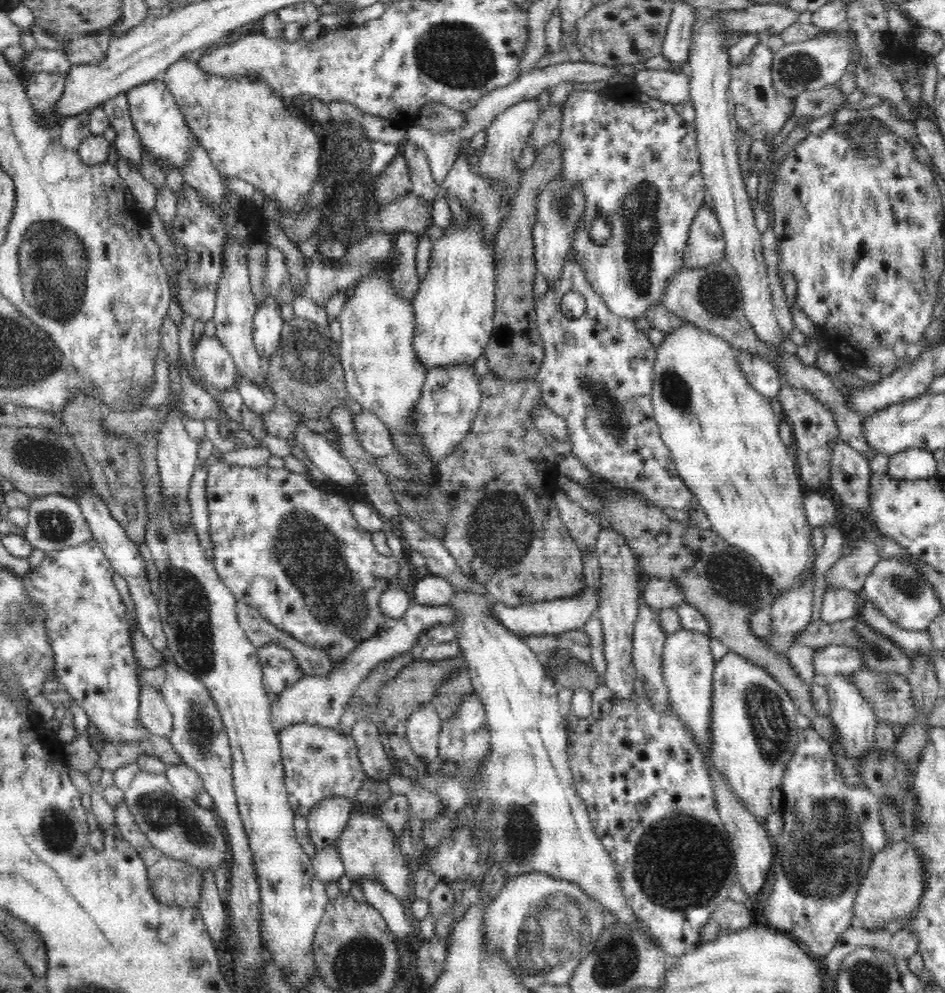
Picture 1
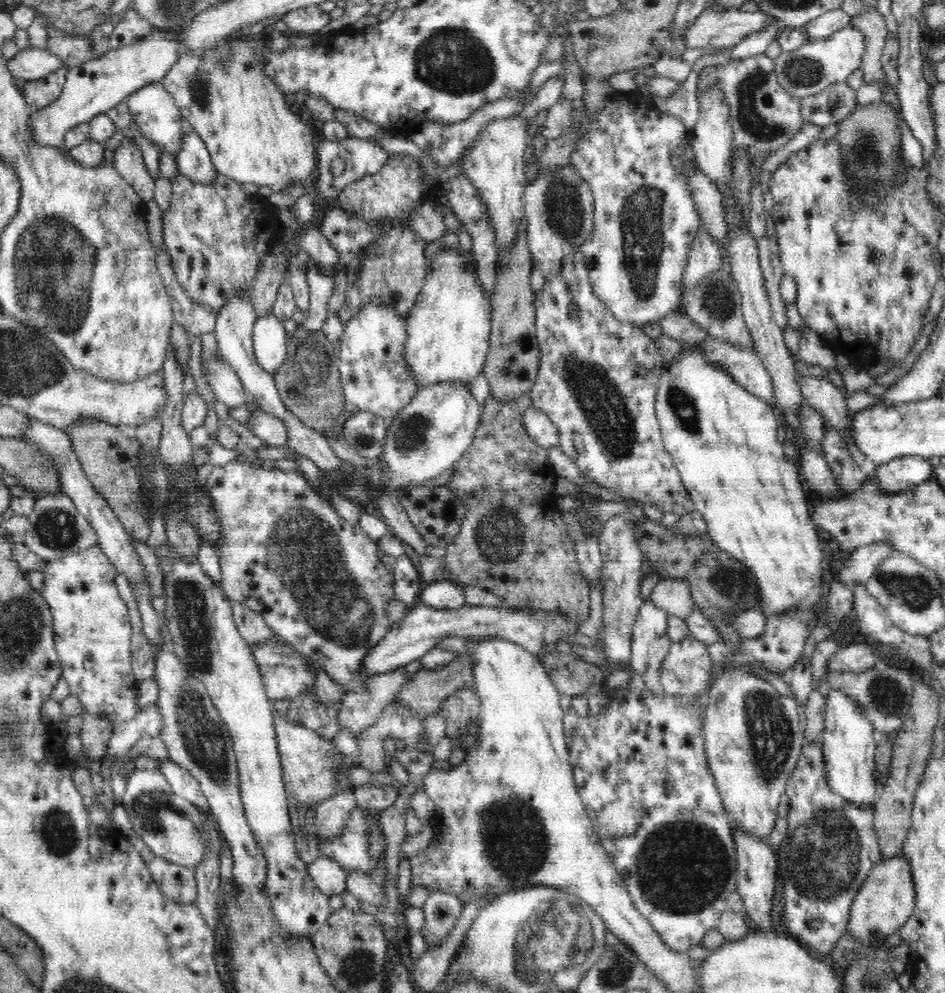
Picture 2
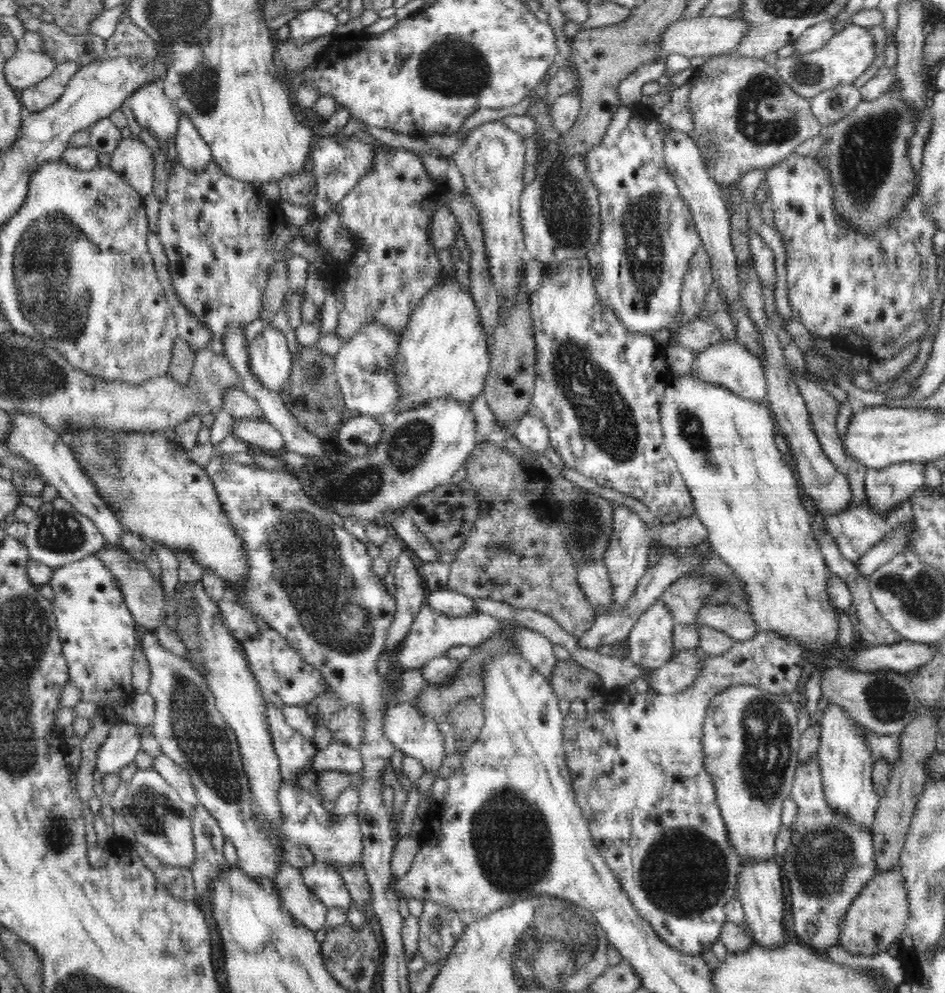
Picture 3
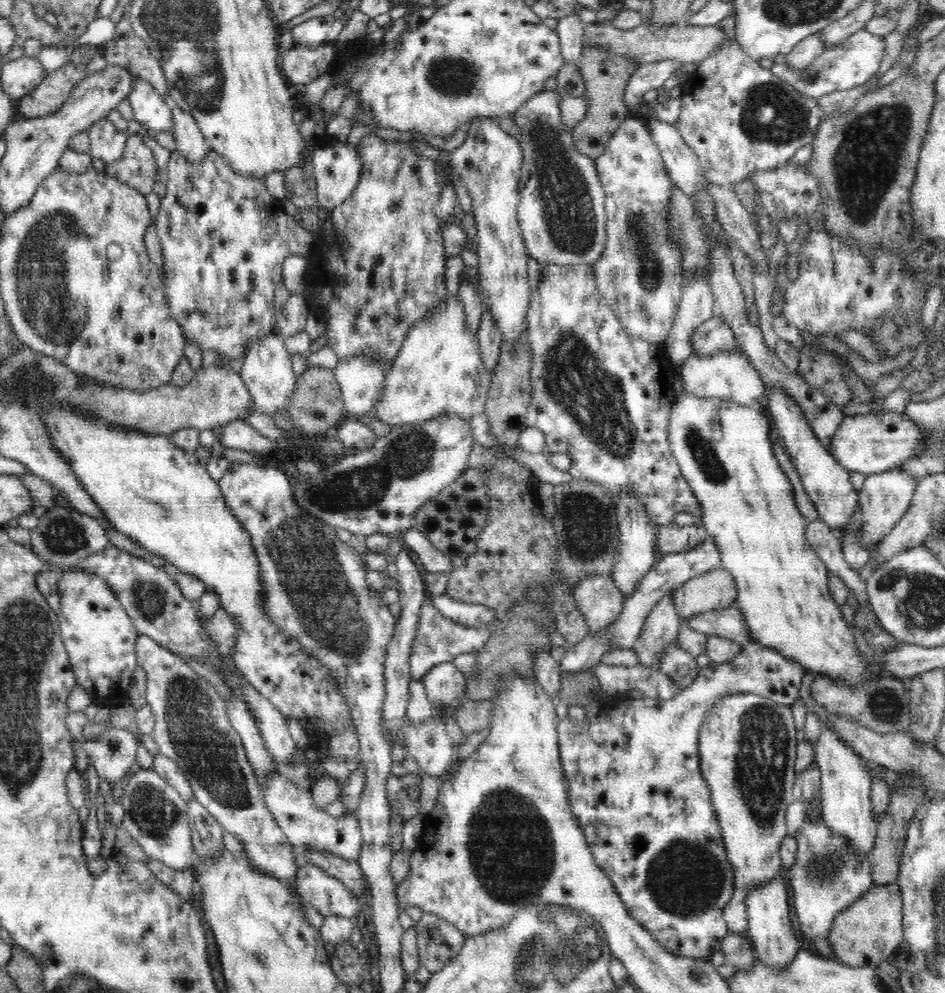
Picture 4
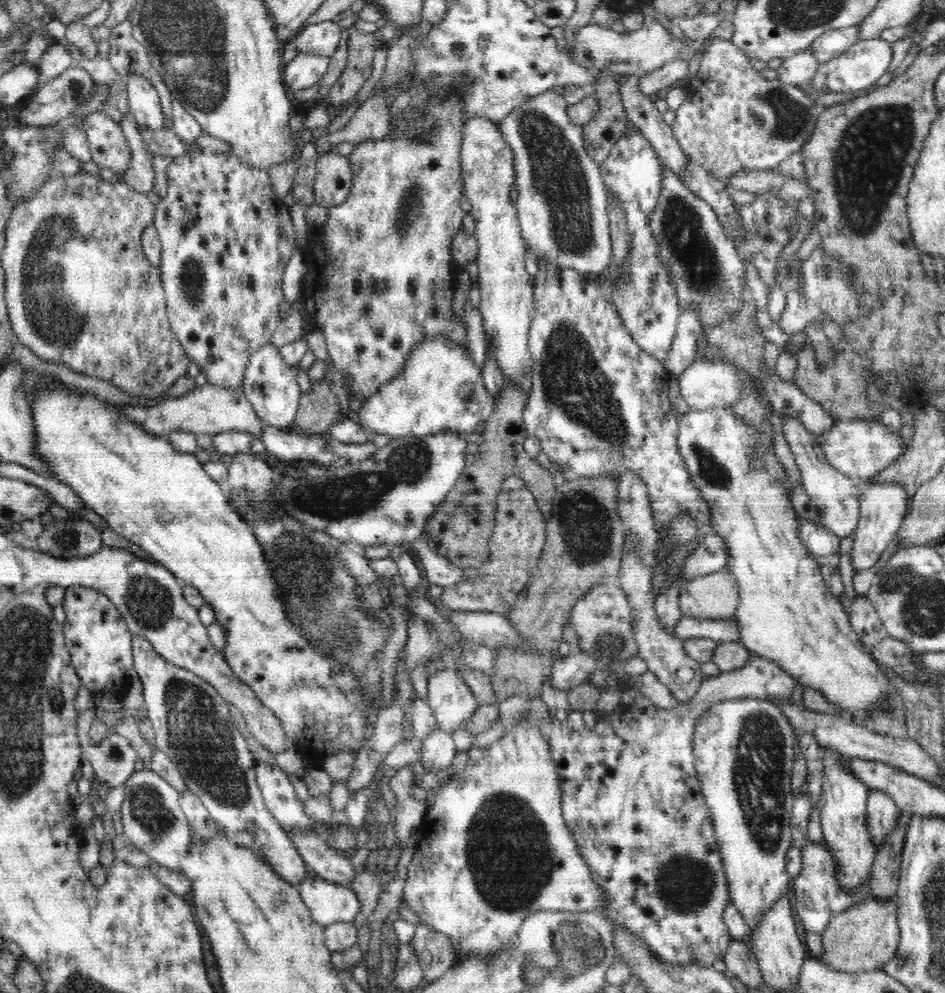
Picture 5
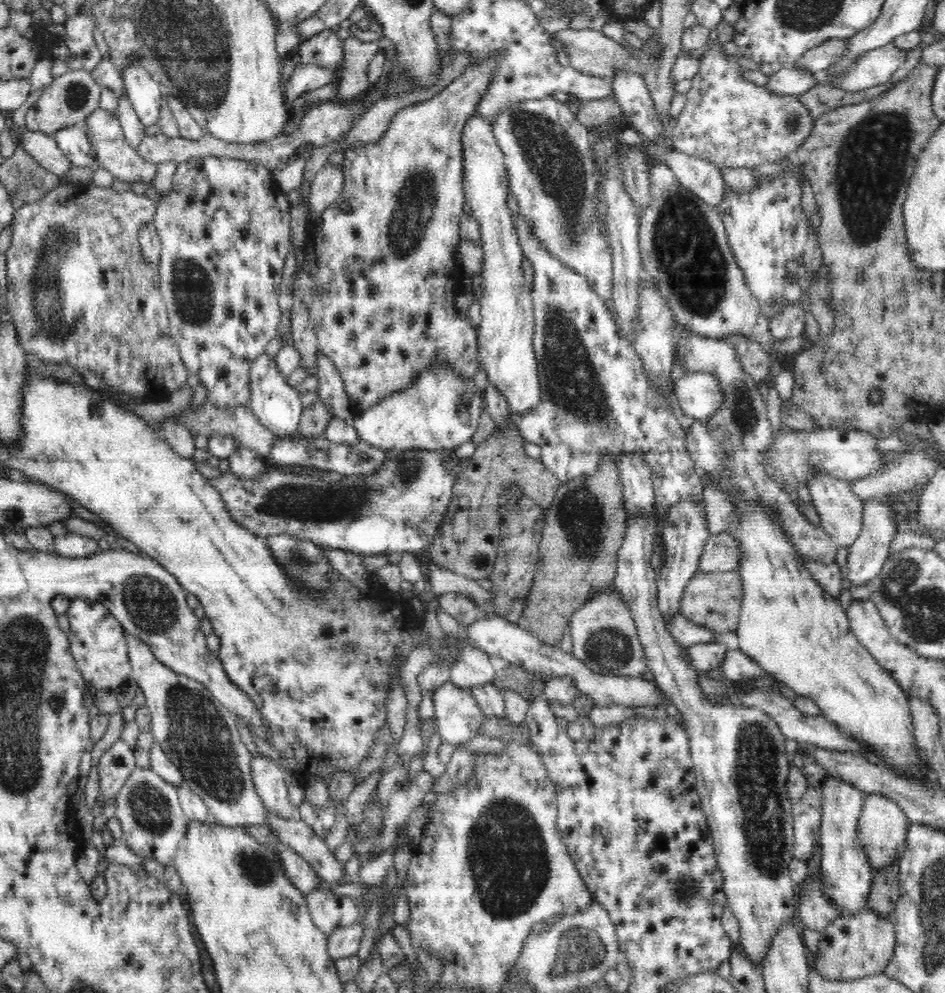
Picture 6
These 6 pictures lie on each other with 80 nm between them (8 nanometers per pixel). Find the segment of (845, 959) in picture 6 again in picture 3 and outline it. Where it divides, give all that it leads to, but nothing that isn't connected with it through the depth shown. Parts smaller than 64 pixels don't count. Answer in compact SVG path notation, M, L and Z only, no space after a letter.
M900 867L876 873L846 911L844 922L840 924L840 938L837 944L852 954L872 955L888 951L890 944L900 940L909 916L908 891Z

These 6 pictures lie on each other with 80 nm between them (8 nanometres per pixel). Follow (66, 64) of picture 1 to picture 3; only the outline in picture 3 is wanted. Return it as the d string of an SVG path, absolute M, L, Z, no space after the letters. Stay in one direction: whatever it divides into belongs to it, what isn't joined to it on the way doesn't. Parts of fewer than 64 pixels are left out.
M21 48L5 62L4 75L12 89L24 90L28 85L34 86L44 80L57 65L50 55L42 51Z

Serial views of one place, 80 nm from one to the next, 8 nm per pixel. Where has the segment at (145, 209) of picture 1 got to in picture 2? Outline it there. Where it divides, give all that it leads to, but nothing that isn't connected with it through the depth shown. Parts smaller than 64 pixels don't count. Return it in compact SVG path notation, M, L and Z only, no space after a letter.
M123 139L114 152L113 166L120 173L122 179L142 198L145 204L152 202L155 181L142 161L142 151L136 145L135 140Z

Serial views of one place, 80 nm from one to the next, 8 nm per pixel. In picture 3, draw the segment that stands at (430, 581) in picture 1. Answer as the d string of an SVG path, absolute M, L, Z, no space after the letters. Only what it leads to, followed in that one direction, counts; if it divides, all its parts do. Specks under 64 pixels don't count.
M448 587L429 591L425 605L447 616L470 616L478 612L474 600Z

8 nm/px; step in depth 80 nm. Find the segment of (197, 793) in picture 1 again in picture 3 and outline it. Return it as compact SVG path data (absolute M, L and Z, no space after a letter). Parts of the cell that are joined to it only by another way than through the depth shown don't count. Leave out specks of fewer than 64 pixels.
M163 752L156 756L153 769L159 772L172 788L177 790L178 798L182 799L186 804L200 805L196 789L194 789L188 773L169 756L166 756Z

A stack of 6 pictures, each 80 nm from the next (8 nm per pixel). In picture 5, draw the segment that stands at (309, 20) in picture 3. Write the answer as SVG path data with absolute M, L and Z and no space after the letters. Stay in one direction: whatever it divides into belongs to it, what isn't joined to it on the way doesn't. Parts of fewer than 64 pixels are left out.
M320 21L305 26L291 41L298 53L316 54L330 57L340 42L341 22Z

